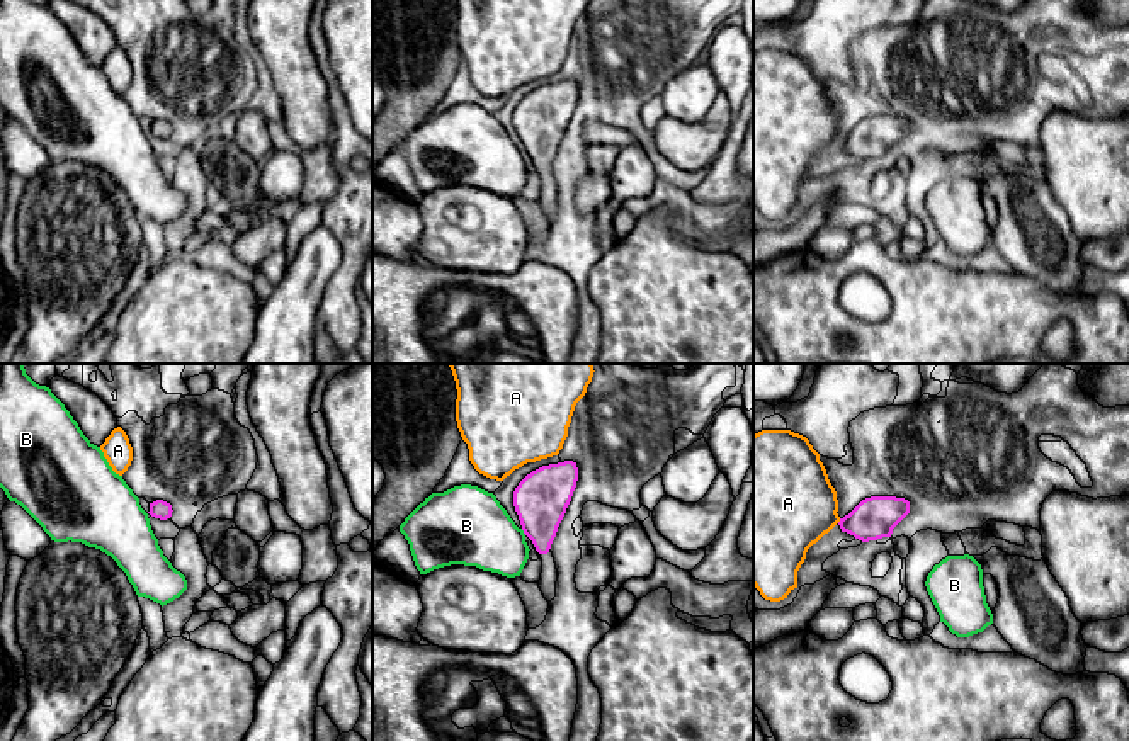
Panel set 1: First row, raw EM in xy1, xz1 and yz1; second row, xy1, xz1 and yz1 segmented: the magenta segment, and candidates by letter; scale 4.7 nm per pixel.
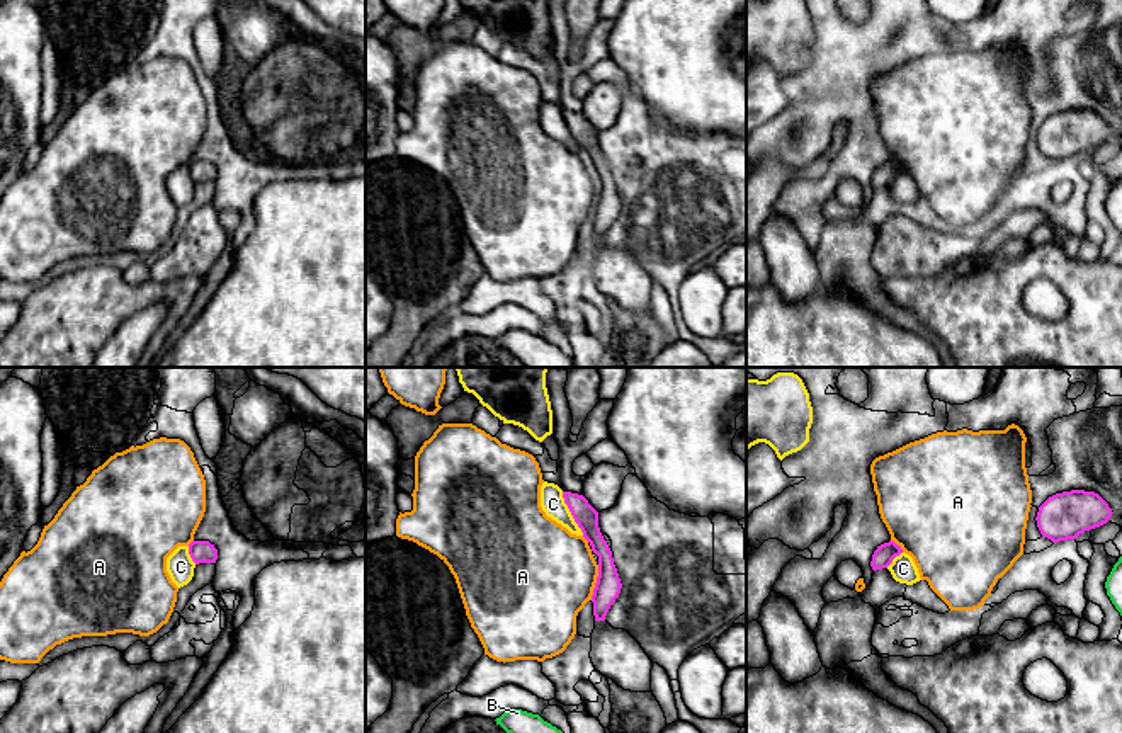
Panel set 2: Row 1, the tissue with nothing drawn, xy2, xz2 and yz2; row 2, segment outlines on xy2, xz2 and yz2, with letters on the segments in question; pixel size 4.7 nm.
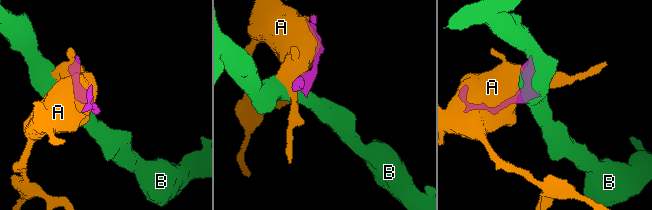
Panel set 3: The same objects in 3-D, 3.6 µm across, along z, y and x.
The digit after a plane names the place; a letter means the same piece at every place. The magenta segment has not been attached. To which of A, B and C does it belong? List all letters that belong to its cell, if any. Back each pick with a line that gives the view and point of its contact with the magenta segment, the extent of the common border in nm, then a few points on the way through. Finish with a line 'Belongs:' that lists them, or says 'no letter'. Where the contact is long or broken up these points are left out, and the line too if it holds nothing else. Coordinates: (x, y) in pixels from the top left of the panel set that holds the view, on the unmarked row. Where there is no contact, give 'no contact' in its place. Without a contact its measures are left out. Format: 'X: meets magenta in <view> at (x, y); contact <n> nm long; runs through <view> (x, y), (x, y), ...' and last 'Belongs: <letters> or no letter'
Belongs: no letter

